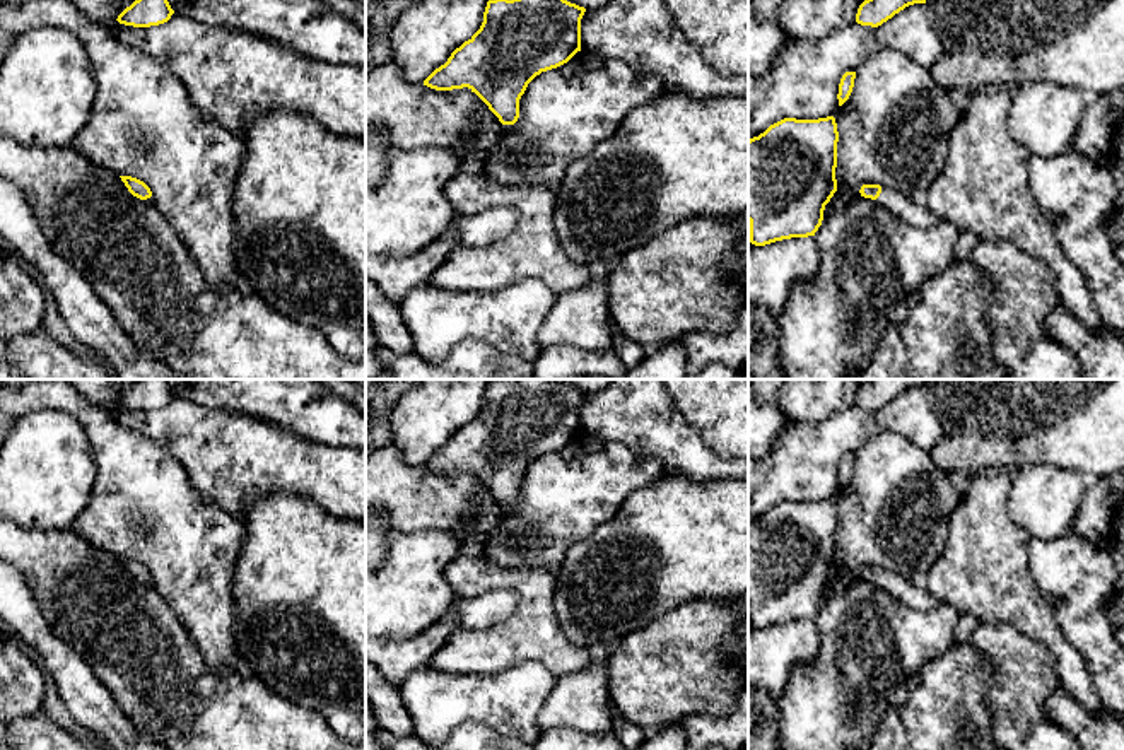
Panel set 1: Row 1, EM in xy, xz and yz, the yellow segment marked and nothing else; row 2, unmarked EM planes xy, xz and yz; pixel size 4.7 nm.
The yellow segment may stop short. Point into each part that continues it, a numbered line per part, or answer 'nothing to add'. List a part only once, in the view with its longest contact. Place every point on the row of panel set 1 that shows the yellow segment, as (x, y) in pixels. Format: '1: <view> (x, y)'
1: yz (914, 212)

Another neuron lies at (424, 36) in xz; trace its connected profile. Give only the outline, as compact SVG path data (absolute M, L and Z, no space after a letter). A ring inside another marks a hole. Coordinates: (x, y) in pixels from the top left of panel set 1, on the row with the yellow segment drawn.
M417 0L391 29L391 62L408 82L424 82L480 29L489 0Z

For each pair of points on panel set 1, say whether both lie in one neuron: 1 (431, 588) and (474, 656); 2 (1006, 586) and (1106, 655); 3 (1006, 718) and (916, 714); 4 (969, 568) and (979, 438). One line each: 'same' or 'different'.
1: different
2: different
3: different
4: different

